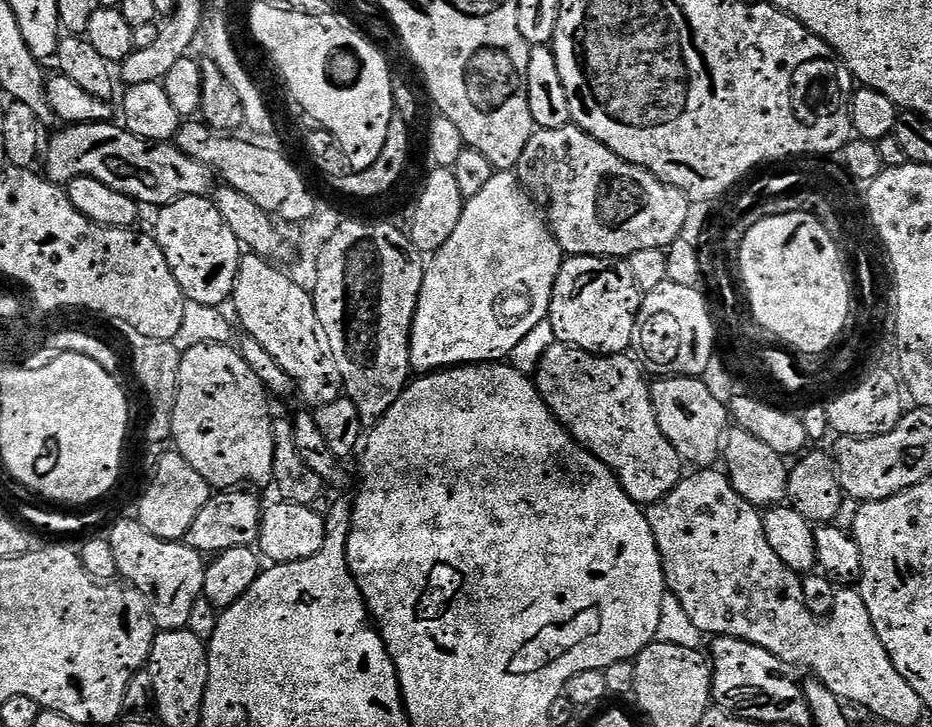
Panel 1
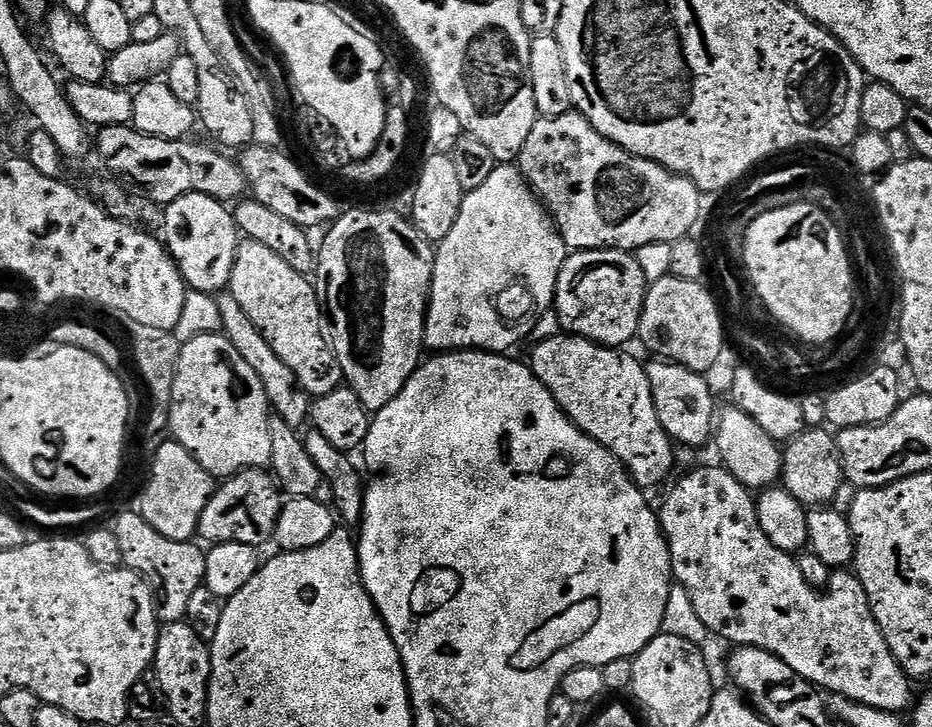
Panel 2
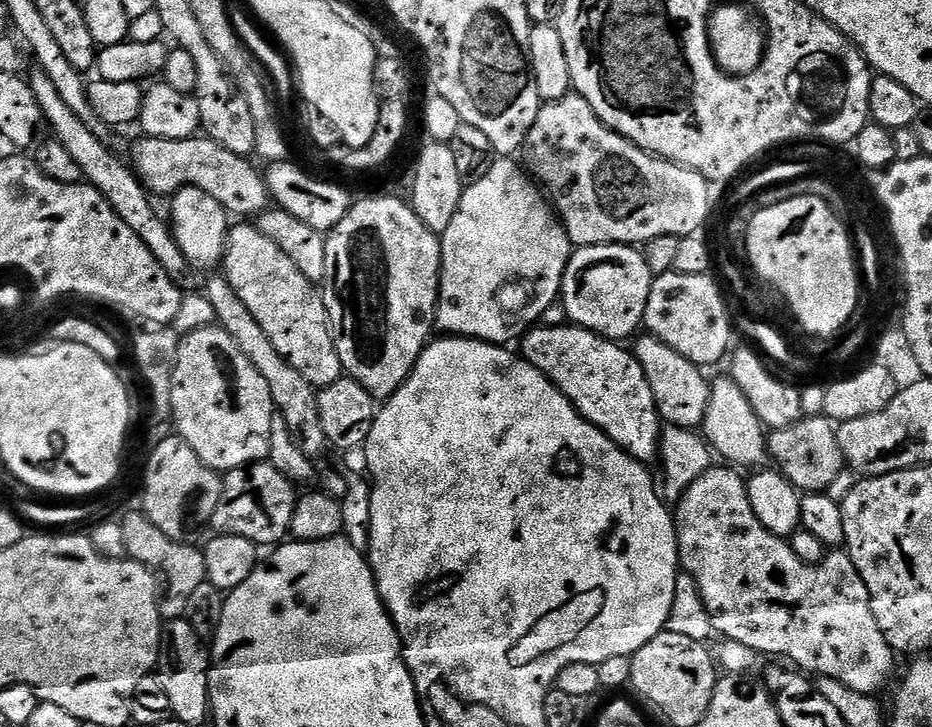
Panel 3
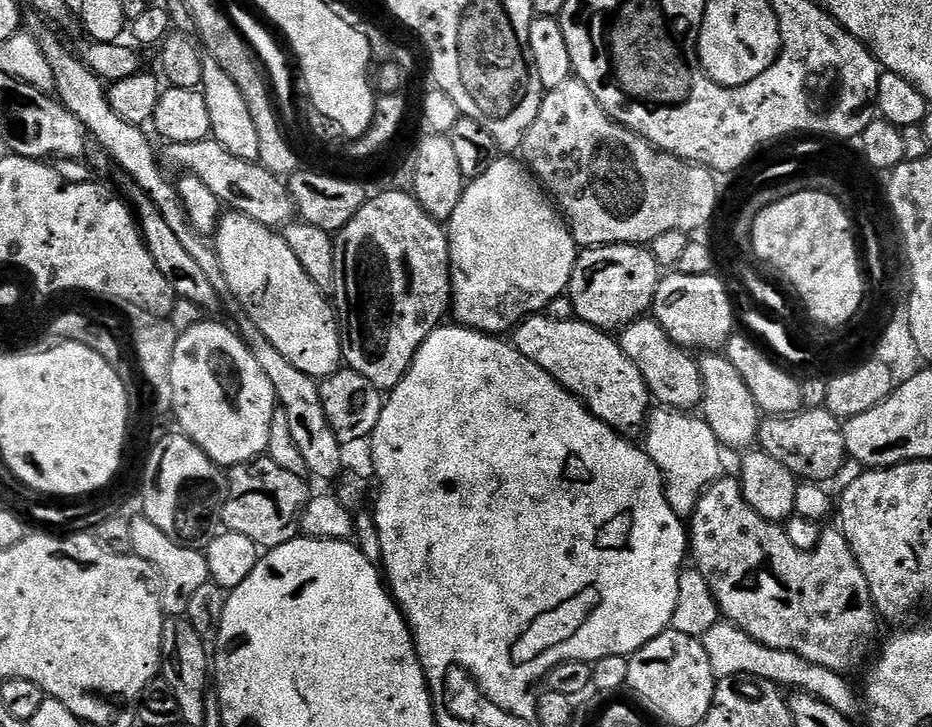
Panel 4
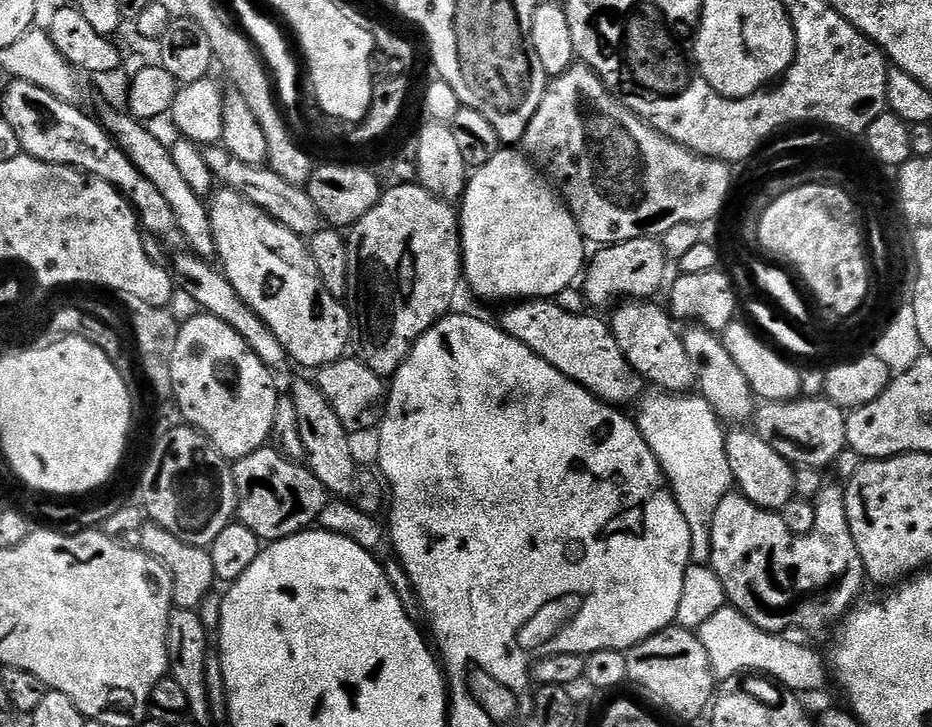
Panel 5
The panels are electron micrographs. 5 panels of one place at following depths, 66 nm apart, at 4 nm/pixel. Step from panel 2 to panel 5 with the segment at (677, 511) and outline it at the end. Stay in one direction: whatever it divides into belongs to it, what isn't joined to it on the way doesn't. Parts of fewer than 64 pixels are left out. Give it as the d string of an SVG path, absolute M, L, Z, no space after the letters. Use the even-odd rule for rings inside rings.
M839 483L827 484L814 497L814 528L804 536L795 536L788 530L779 511L759 508L736 490L721 498L714 510L709 530L712 543L710 567L721 580L727 603L762 630L784 634L789 631L787 628L791 624L804 632L820 632L828 627L831 629L837 622L843 621L853 604L861 599L860 591L866 585L866 573L858 546L854 546L854 534L850 534L844 489Z

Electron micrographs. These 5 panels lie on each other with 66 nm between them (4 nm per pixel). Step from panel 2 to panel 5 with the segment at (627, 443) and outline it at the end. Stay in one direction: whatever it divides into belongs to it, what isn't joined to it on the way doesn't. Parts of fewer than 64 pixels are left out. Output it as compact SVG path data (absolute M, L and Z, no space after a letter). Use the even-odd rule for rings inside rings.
M551 299L524 300L509 308L512 309L498 320L499 327L518 338L518 342L530 346L534 354L546 358L550 366L562 370L566 378L578 382L578 386L590 390L590 394L605 404L625 406L635 398L637 373L628 364L605 321L603 324L598 317L589 314L566 314L566 310Z

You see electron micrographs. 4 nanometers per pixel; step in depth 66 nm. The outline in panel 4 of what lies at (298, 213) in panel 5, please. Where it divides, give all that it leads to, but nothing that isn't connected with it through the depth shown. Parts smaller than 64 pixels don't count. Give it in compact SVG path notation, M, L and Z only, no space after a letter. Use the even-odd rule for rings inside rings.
M211 138L202 142L169 143L167 147L165 152L163 149L163 159L169 165L172 163L185 173L200 178L207 189L217 195L225 209L246 214L254 218L254 222L262 222L262 226L273 230L283 229L284 225L293 223L297 210L296 203L292 201L292 192L287 183L264 164L237 158L235 154L230 154L230 150L226 150L226 146Z

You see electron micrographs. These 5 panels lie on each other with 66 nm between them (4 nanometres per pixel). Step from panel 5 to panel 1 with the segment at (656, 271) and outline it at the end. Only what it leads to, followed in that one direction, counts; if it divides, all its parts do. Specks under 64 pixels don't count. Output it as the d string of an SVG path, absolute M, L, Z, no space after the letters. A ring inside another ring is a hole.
M568 256L560 268L548 320L554 326L557 341L572 348L581 348L595 356L618 356L633 347L638 336L640 301L642 293L634 276L634 270L627 259L618 256Z

